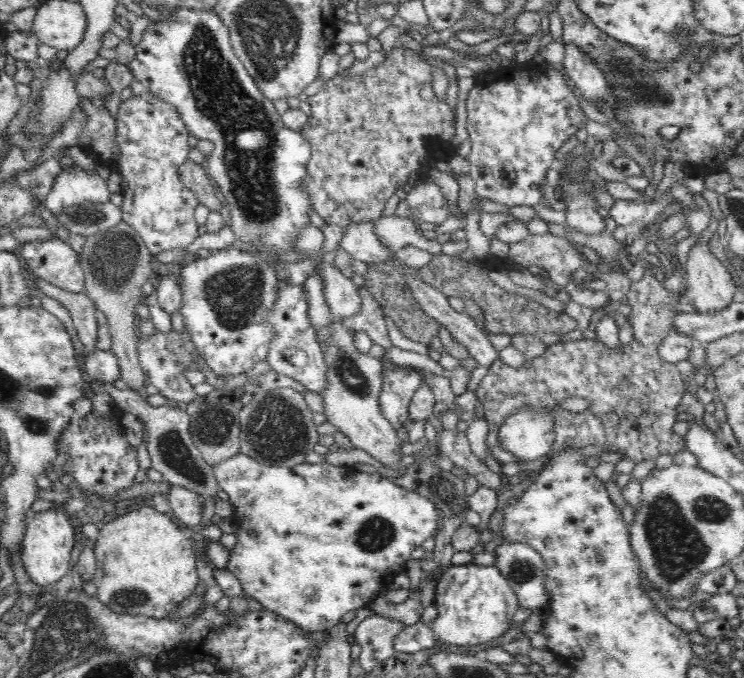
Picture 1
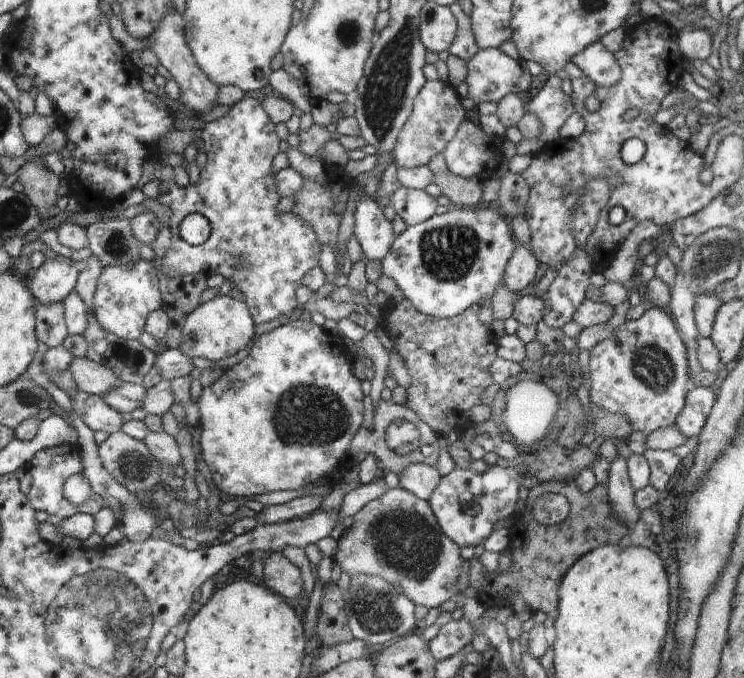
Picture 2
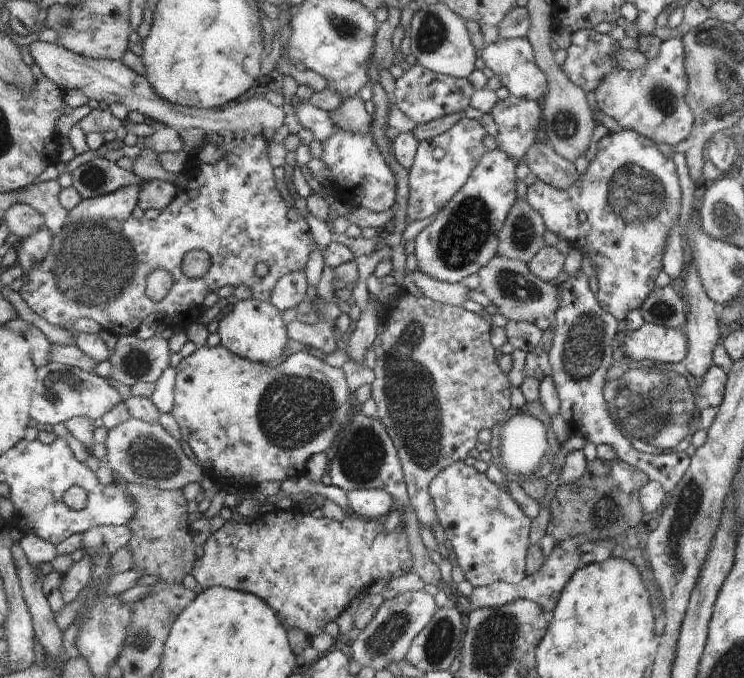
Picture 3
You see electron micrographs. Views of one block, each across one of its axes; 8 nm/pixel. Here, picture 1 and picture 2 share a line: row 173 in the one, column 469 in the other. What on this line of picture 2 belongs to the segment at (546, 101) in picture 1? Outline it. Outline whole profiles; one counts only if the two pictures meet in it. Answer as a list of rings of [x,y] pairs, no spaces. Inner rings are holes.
[[[499,465],[489,467],[483,473],[456,467],[448,475],[440,477],[436,490],[427,501],[443,534],[460,549],[474,546],[480,550],[494,531],[494,524],[506,516],[513,516],[521,507],[518,489],[525,476],[524,472],[520,474],[514,467],[502,468]]]

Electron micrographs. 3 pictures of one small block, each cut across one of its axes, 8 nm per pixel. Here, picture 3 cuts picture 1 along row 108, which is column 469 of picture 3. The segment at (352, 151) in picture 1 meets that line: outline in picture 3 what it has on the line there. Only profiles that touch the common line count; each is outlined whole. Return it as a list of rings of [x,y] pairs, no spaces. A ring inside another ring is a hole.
[[[394,289],[392,297],[389,297],[385,302],[385,313],[382,316],[383,326],[385,326],[384,332],[378,334],[373,344],[373,349],[376,352],[376,367],[373,369],[375,372],[375,379],[372,383],[371,398],[377,404],[378,419],[382,421],[388,436],[394,443],[403,473],[405,483],[407,486],[407,493],[409,496],[409,502],[415,510],[419,524],[426,529],[431,529],[437,520],[437,514],[435,511],[435,504],[433,503],[431,494],[429,493],[429,484],[431,480],[436,478],[436,475],[448,465],[457,463],[458,461],[464,461],[468,452],[476,446],[478,442],[478,432],[482,428],[492,428],[494,424],[503,424],[508,418],[506,418],[506,412],[511,407],[510,405],[510,387],[512,382],[510,378],[500,369],[497,363],[496,355],[493,352],[492,343],[490,343],[490,329],[492,324],[484,320],[480,315],[464,309],[464,307],[455,307],[454,305],[447,305],[444,303],[434,302],[426,295],[414,296],[409,294],[403,289]]]

